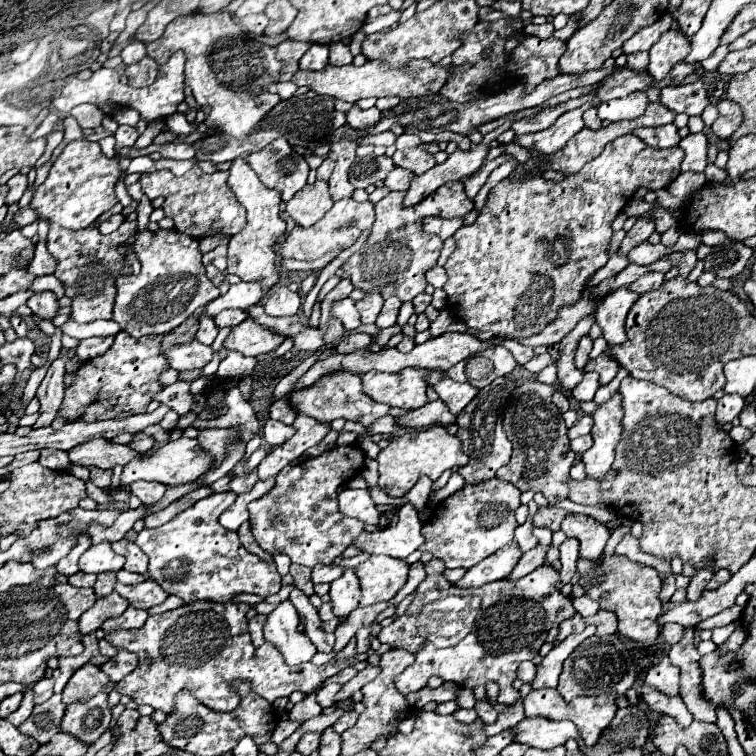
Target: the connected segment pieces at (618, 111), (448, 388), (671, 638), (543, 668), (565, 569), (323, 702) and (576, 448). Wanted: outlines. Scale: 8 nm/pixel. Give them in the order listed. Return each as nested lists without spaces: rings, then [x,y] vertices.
[[[634,92],[626,98],[618,98],[618,100],[610,100],[598,106],[598,116],[600,120],[608,120],[608,122],[618,122],[618,120],[628,120],[628,118],[636,118],[640,116],[648,106],[648,98],[644,92]]]
[[[430,370],[428,372],[428,384],[436,388],[436,394],[450,408],[450,412],[454,416],[458,416],[478,392],[470,384],[460,384],[460,382],[452,380],[452,378],[444,378],[442,372],[438,372],[438,370]]]
[[[664,624],[662,626],[662,640],[668,644],[678,644],[680,636],[684,636],[684,626],[680,624]]]
[[[588,626],[588,628],[584,628],[582,634],[572,634],[572,636],[568,636],[568,640],[564,640],[556,648],[552,648],[548,652],[548,656],[544,656],[542,662],[538,664],[536,678],[532,680],[532,690],[536,690],[536,688],[556,688],[558,686],[558,676],[562,672],[562,662],[570,656],[570,652],[580,642],[584,642],[594,632],[596,632],[596,628],[594,626]]]
[[[566,538],[560,544],[560,562],[562,562],[562,568],[558,570],[558,582],[556,582],[558,590],[572,580],[572,576],[576,572],[576,560],[578,560],[578,540],[576,538]]]
[[[324,684],[318,692],[316,692],[316,702],[322,706],[322,708],[328,708],[334,704],[334,696],[338,694],[342,686],[340,684]]]
[[[590,434],[588,436],[582,436],[582,438],[576,438],[576,440],[570,442],[570,450],[576,452],[576,454],[586,452],[590,446],[592,446],[592,436]]]

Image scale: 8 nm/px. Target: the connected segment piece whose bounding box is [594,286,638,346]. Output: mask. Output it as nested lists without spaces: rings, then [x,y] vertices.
[[[628,286],[618,288],[616,292],[608,294],[606,300],[596,310],[596,322],[602,328],[602,336],[606,338],[608,346],[624,344],[626,332],[624,332],[624,320],[632,304],[638,300],[634,292],[628,292]]]

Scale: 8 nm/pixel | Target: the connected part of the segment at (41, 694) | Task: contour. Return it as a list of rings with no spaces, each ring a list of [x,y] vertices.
[[[42,678],[40,682],[36,682],[34,686],[32,686],[32,690],[34,690],[34,694],[36,694],[36,698],[34,698],[34,702],[36,704],[42,704],[44,700],[48,700],[54,692],[52,692],[52,686],[54,686],[54,678]]]

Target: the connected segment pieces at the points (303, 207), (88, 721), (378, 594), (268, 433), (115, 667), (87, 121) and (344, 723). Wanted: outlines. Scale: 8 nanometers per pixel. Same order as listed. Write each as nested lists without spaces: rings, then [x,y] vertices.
[[[316,180],[314,184],[306,184],[286,202],[286,212],[298,226],[308,228],[314,226],[332,208],[332,204],[328,184]]]
[[[108,692],[96,694],[86,704],[66,706],[66,712],[60,720],[60,732],[68,732],[86,744],[96,742],[106,728],[110,726],[110,710],[108,710]]]
[[[370,556],[354,568],[354,572],[362,590],[360,606],[370,606],[376,602],[388,602],[396,596],[396,592],[406,584],[408,564],[400,558]]]
[[[268,420],[262,428],[262,440],[270,446],[270,448],[276,448],[280,444],[284,444],[288,438],[294,436],[294,428],[284,424],[284,422],[278,422],[278,420]]]
[[[120,650],[114,658],[110,658],[104,666],[100,666],[100,670],[104,674],[108,674],[108,678],[112,682],[120,682],[126,674],[130,674],[134,668],[138,666],[138,656],[126,650]]]
[[[80,104],[70,110],[70,116],[74,116],[78,120],[80,128],[86,130],[86,128],[96,128],[102,122],[104,112],[94,104]]]
[[[352,710],[352,712],[346,712],[332,728],[338,732],[338,734],[342,734],[344,730],[348,730],[348,728],[352,728],[354,724],[356,724],[356,720],[358,720],[358,714]]]

